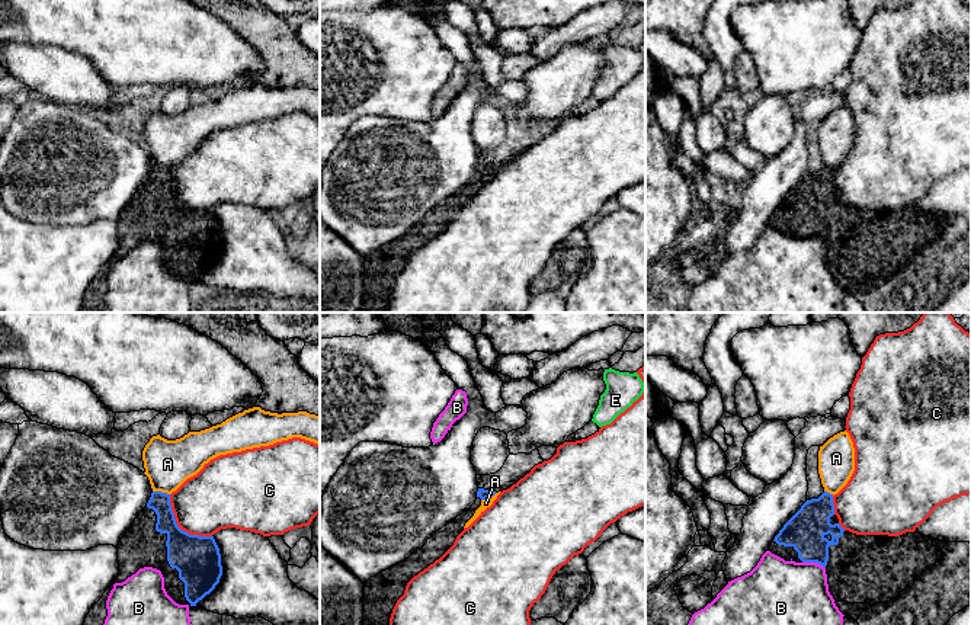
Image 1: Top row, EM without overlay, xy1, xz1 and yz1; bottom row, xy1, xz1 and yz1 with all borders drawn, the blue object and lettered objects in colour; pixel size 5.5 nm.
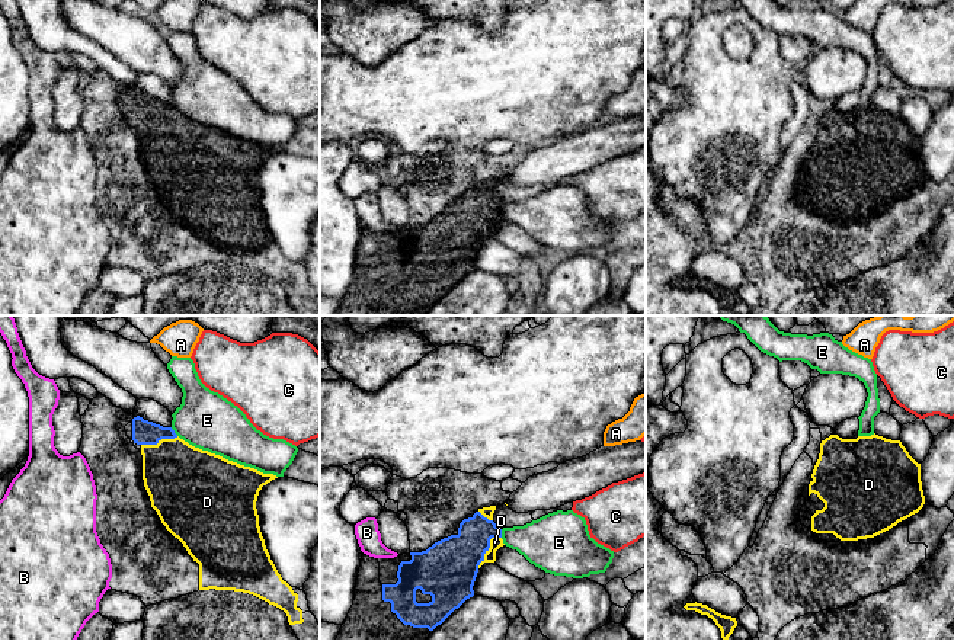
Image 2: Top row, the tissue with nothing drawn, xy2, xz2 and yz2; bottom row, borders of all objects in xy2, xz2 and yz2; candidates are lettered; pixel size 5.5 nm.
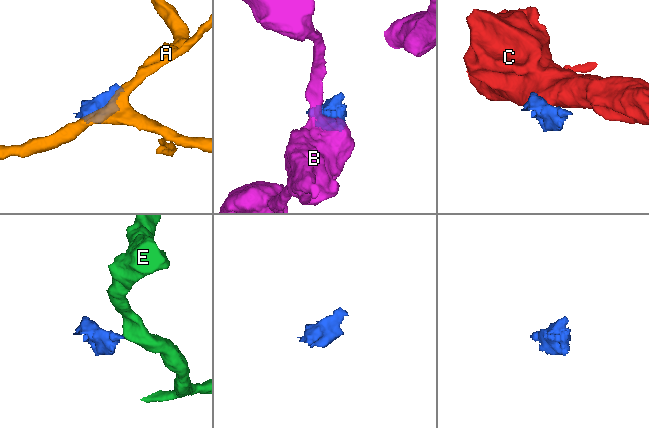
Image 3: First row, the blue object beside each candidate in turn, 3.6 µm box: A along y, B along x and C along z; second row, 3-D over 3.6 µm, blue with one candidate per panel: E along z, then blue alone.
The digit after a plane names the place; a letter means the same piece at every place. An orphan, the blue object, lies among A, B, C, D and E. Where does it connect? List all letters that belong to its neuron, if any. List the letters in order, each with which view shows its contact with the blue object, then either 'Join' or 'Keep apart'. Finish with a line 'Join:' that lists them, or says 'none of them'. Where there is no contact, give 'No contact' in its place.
A: Touches blue in xy1. Keep apart
B: Touches blue in yz1. Keep apart
C: Touches blue in xy1. Keep apart
D: Touches blue in xz2. Join
E: Touches blue in xy2. Keep apart
Join: D

